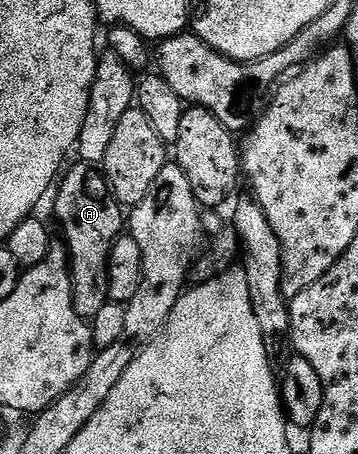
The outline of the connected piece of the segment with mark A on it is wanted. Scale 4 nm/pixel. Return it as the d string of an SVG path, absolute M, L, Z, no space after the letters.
M76 162L76 165L70 168L63 173L55 189L56 220L64 231L62 240L68 250L68 263L72 270L74 310L78 310L78 314L82 317L91 318L98 314L98 310L102 310L104 304L109 303L108 255L116 240L125 231L126 212L108 189L108 181L104 179L103 171L99 167Z

